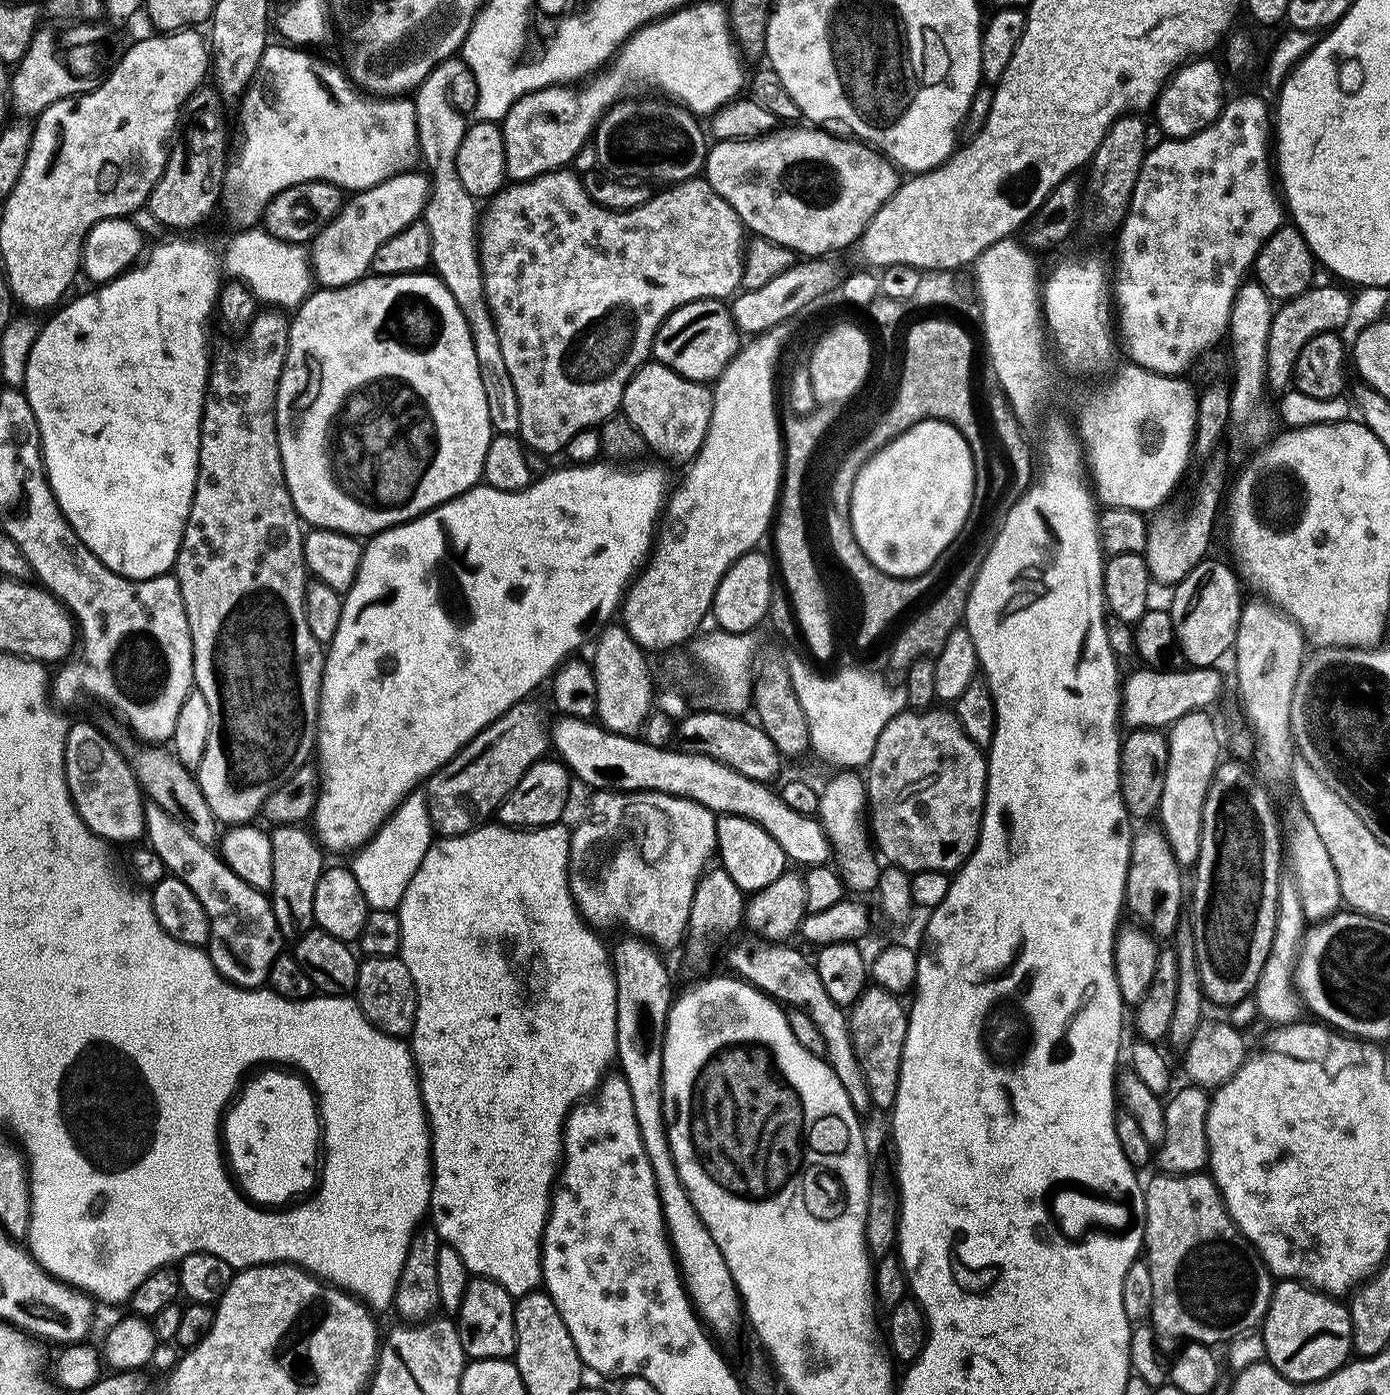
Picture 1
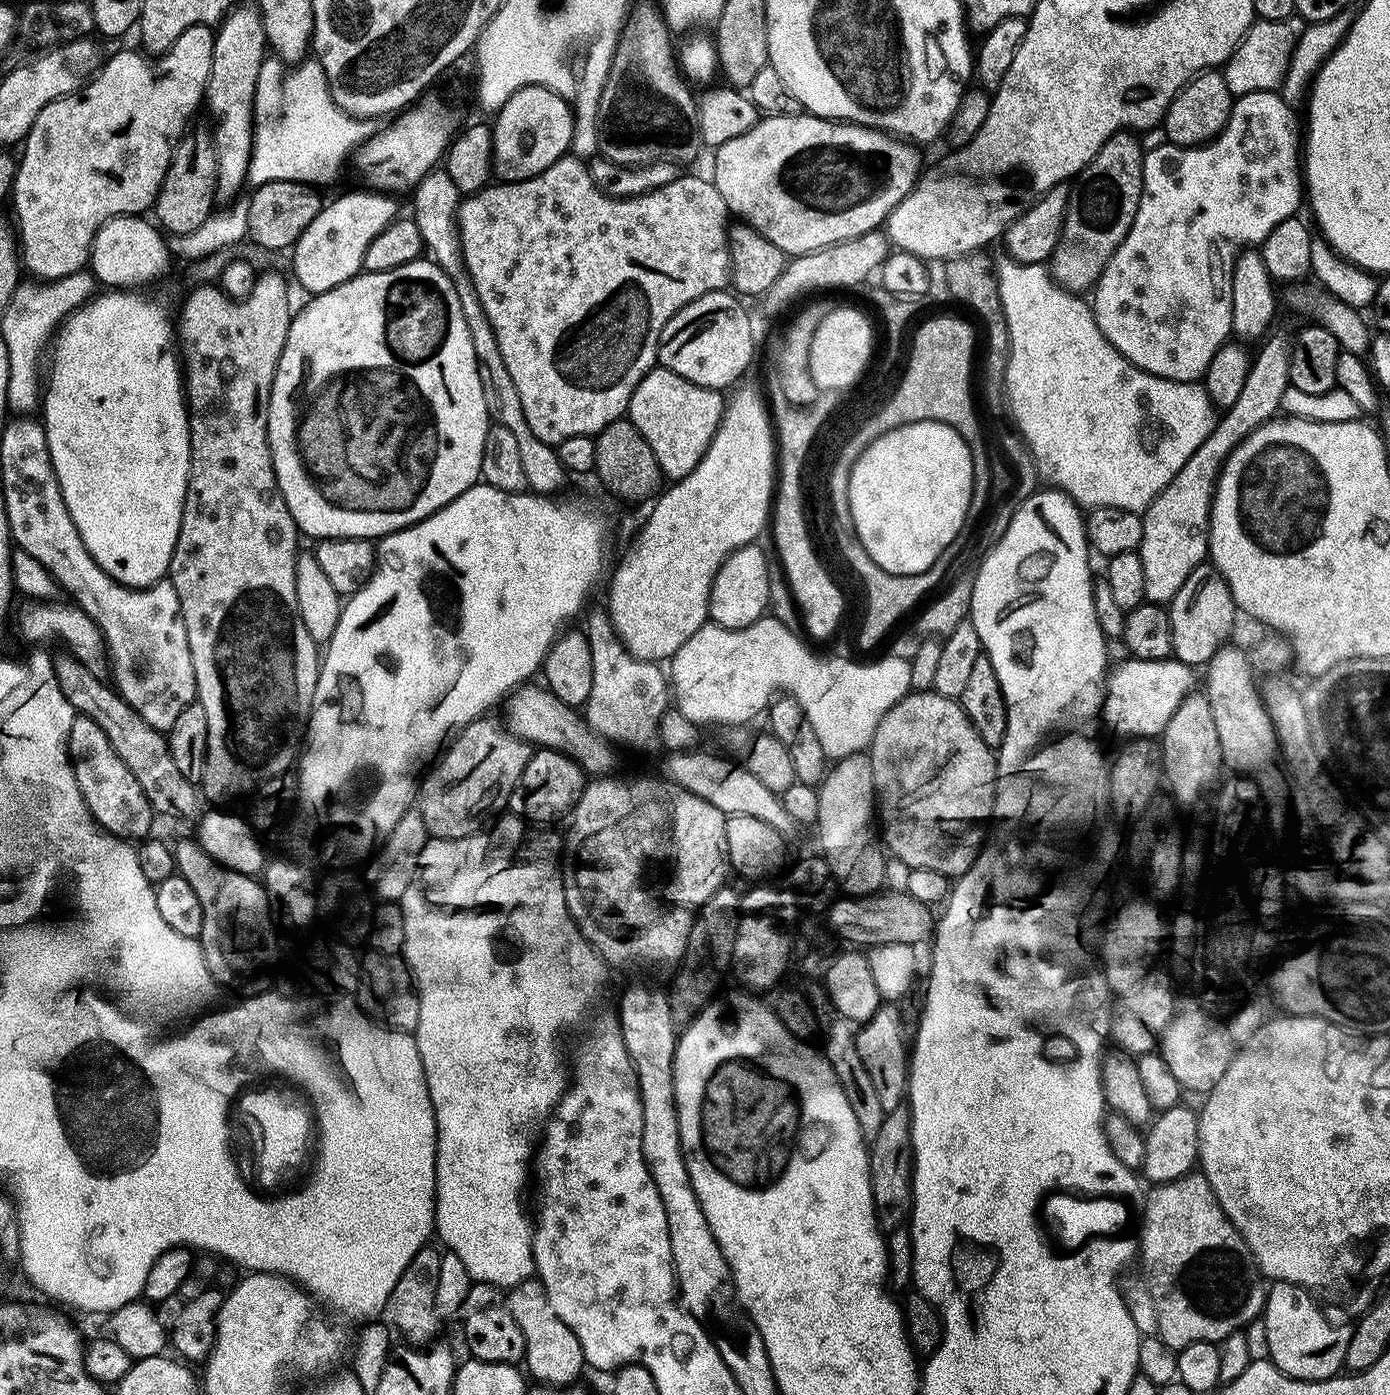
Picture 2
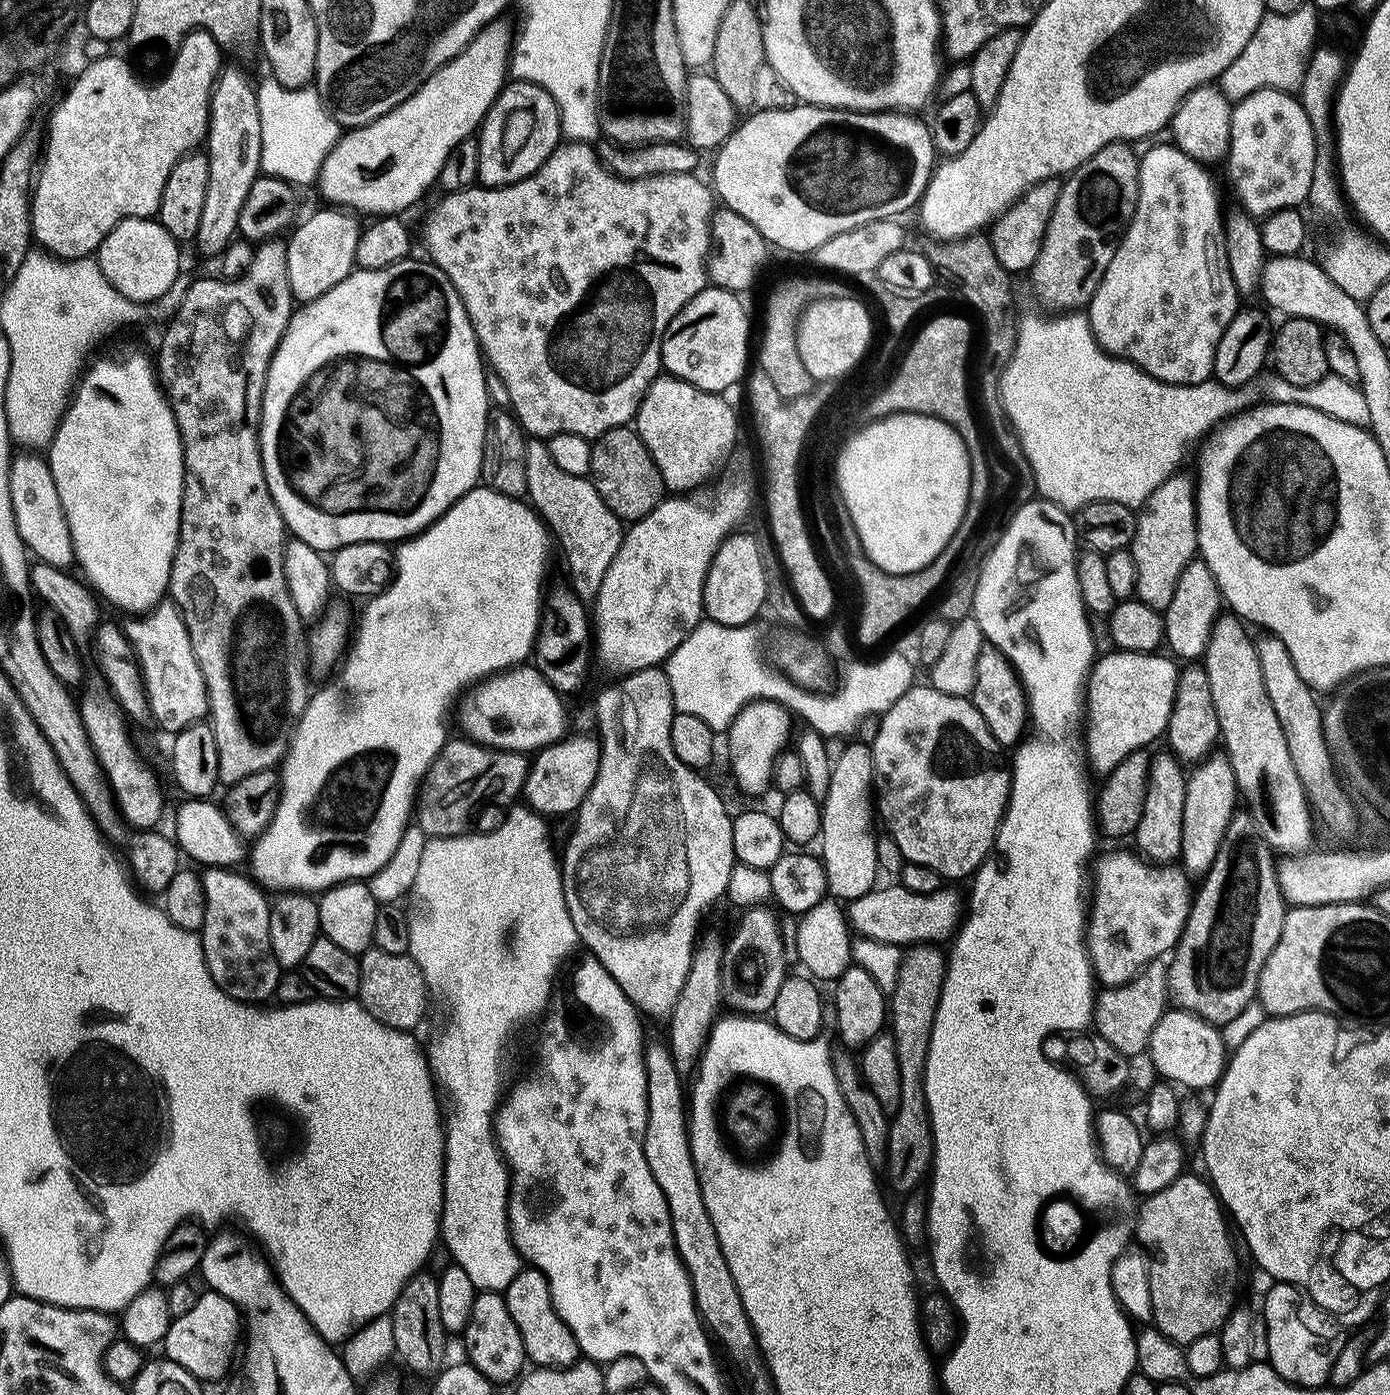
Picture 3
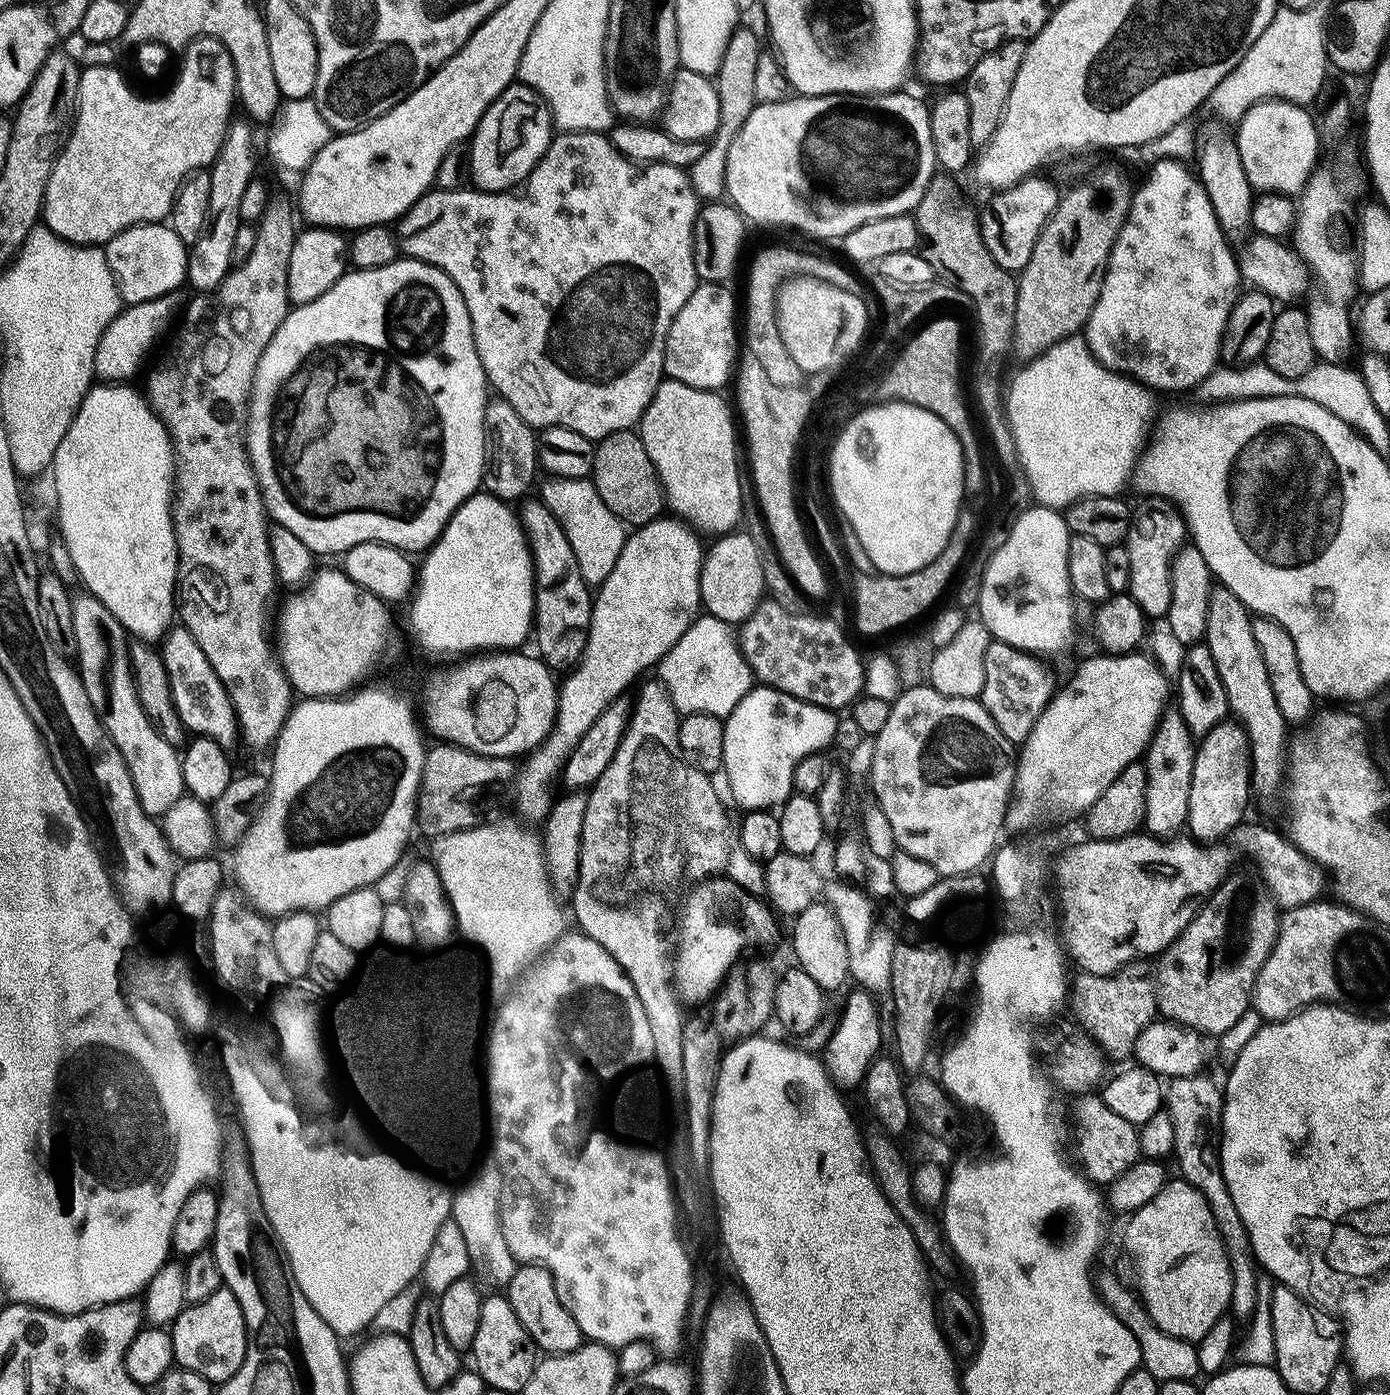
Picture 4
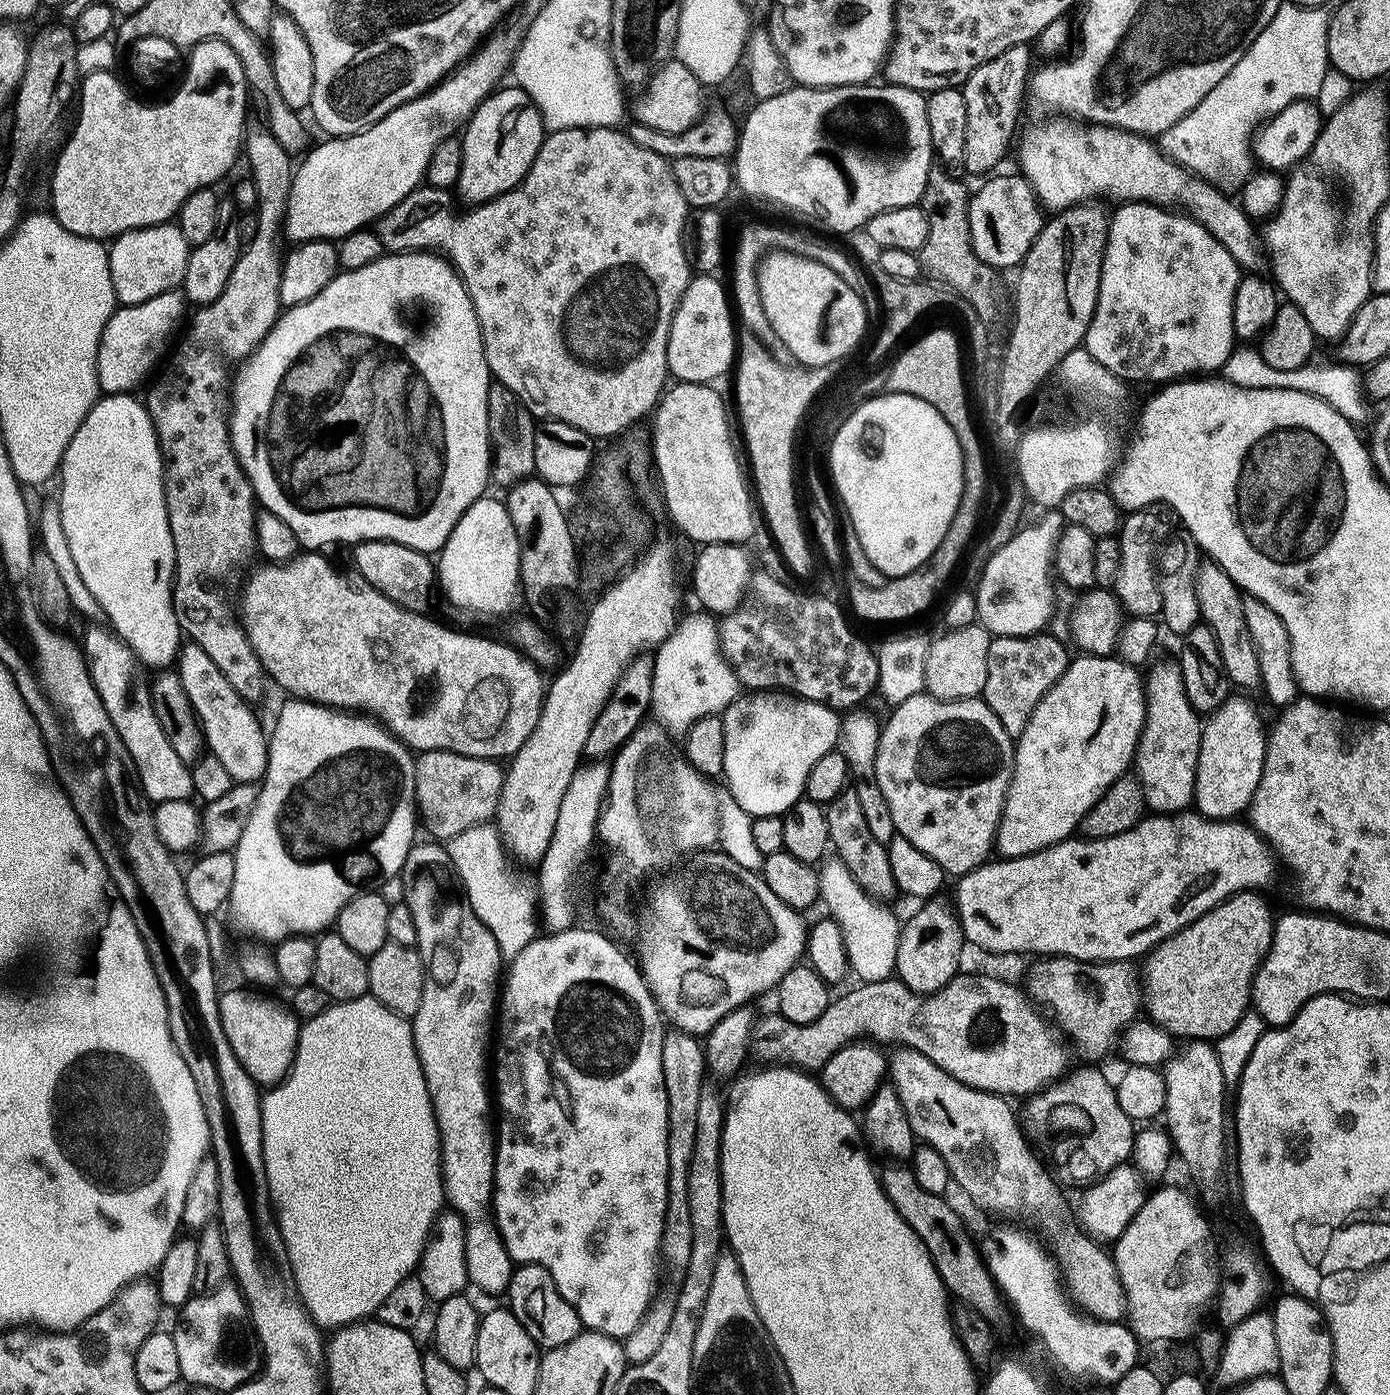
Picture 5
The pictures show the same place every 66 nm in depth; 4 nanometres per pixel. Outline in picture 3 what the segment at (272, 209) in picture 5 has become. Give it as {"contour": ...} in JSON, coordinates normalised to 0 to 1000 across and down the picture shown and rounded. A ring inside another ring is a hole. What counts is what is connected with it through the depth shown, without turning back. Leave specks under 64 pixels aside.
{"contour":[[[196,171],[189,173],[184,178],[183,188],[180,188],[180,194],[174,196],[171,201],[139,200],[138,204],[134,209],[128,224],[117,236],[118,242],[115,244],[115,253],[111,255],[111,263],[121,290],[127,300],[129,309],[129,316],[132,323],[132,353],[129,363],[129,382],[127,389],[127,399],[124,401],[124,408],[121,415],[121,424],[123,432],[129,437],[129,442],[135,449],[137,463],[140,466],[140,472],[142,472],[142,477],[145,480],[145,486],[150,492],[150,513],[153,523],[154,532],[156,533],[156,555],[158,561],[161,563],[170,562],[178,556],[185,555],[186,553],[198,551],[204,544],[207,538],[207,531],[213,521],[214,516],[220,509],[223,492],[223,477],[220,470],[220,447],[216,444],[209,431],[209,423],[206,422],[206,411],[204,409],[204,391],[209,386],[209,382],[204,378],[204,372],[194,354],[194,348],[191,346],[191,340],[188,334],[187,325],[187,297],[188,297],[188,285],[191,277],[191,268],[194,259],[199,253],[199,249],[210,230],[212,216],[209,208],[209,196],[206,196],[206,174],[204,171]]]}

